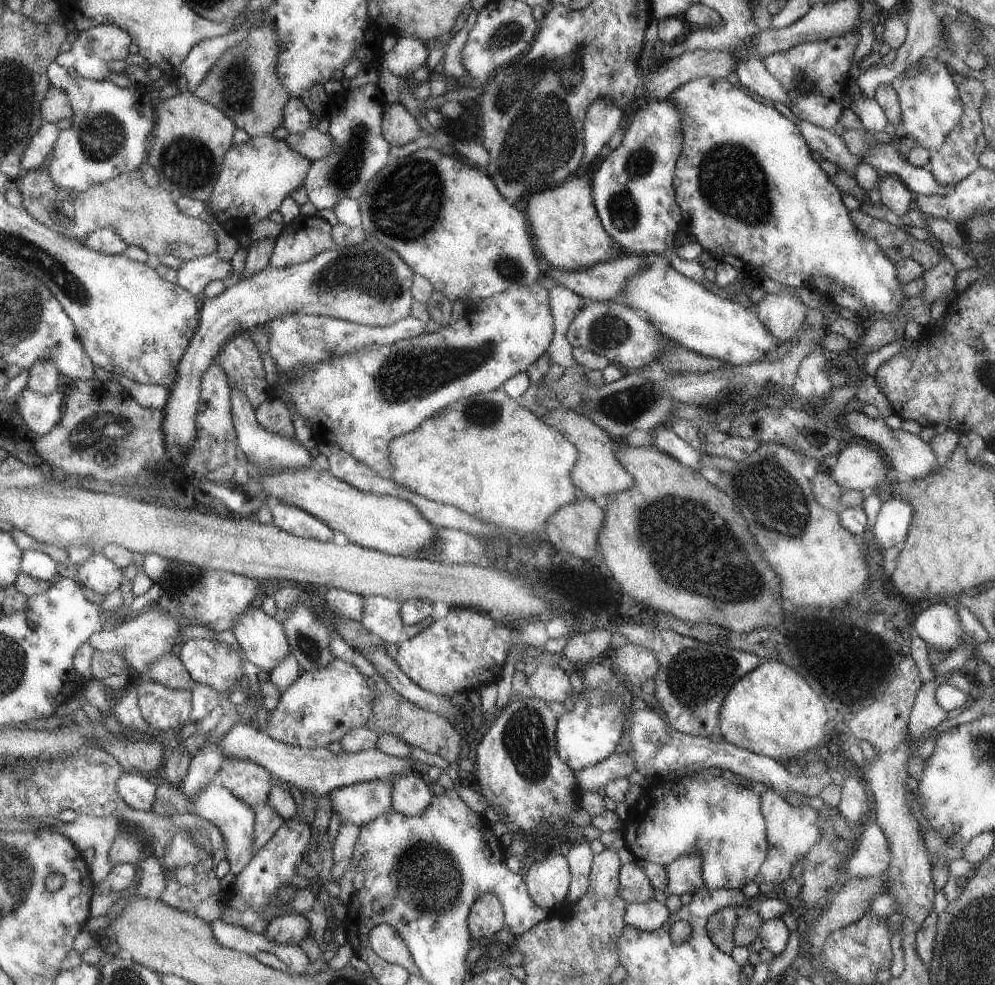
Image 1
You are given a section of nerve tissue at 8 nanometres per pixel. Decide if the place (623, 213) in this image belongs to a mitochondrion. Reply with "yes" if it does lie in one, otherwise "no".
yes

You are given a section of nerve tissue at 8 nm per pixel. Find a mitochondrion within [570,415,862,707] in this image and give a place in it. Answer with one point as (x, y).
(682, 559)

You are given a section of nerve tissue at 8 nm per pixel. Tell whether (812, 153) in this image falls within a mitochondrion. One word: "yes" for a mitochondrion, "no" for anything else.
no

